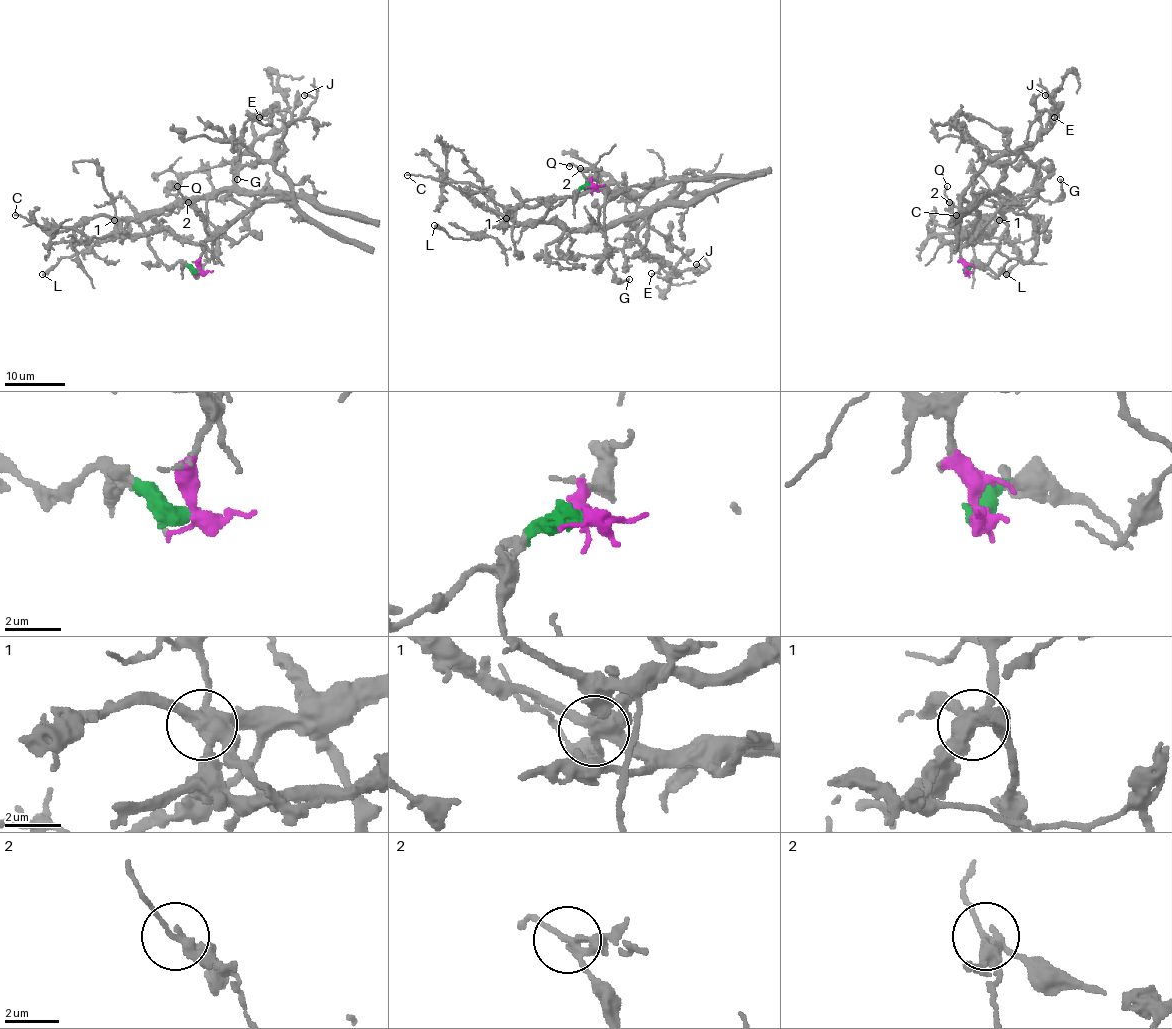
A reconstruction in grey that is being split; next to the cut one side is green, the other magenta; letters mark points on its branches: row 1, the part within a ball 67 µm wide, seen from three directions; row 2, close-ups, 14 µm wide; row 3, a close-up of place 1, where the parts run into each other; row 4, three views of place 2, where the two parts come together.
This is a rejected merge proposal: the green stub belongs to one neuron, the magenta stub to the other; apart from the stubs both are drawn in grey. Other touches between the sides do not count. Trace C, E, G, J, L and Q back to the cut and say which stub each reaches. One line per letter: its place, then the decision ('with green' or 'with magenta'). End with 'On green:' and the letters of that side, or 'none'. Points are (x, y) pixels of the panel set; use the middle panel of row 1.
C: place (407, 175); with green
E: place (651, 273); with magenta
G: place (629, 279); with green
J: place (696, 264); with magenta
L: place (434, 225); with green
Q: place (569, 166); with magenta
On green: C, G, L

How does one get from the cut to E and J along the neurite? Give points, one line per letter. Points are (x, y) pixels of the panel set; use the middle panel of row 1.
E: (592, 185), (595, 179), (611, 191), (641, 196), (683, 182), (638, 232), (641, 250), (664, 265), (652, 274)
J: (592, 185), (641, 196), (682, 180), (638, 242), (677, 271), (707, 269), (695, 263)

